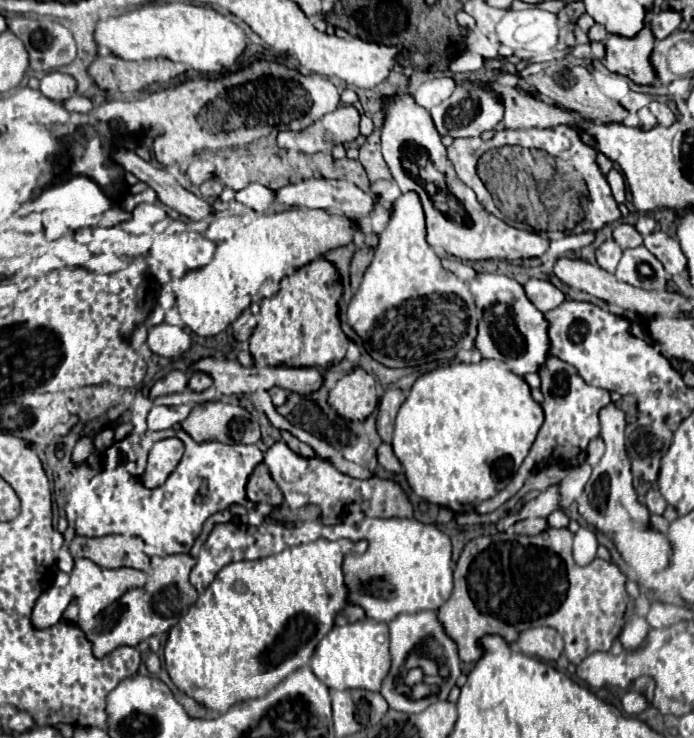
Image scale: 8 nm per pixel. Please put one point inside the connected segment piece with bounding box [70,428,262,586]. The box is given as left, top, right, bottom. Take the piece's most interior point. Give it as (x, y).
(211, 477)

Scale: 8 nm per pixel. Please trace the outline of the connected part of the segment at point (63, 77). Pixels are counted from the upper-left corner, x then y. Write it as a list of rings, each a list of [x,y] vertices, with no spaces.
[[[50,72],[40,80],[40,92],[54,102],[64,102],[66,98],[74,96],[76,80],[62,72]]]

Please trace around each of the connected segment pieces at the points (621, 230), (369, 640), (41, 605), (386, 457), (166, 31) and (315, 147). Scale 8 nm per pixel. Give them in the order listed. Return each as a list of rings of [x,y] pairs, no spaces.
[[[616,224],[612,230],[612,238],[620,248],[636,248],[642,244],[642,234],[636,232],[636,228],[632,224]]]
[[[358,620],[346,626],[334,626],[316,646],[310,668],[328,688],[368,688],[380,690],[380,684],[390,668],[388,654],[388,626],[372,620]]]
[[[50,588],[40,594],[32,610],[32,626],[34,628],[50,628],[62,620],[66,606],[72,600],[72,592],[68,588]]]
[[[380,444],[380,448],[378,448],[378,462],[380,462],[380,466],[382,466],[384,470],[388,470],[388,472],[392,472],[392,474],[400,474],[400,472],[402,472],[402,466],[400,466],[400,462],[396,460],[390,444]]]
[[[192,2],[144,4],[120,16],[102,18],[96,22],[94,40],[122,60],[168,58],[184,62],[202,74],[228,70],[246,50],[244,32],[232,20],[210,6]]]
[[[340,104],[334,112],[320,118],[310,128],[296,132],[296,146],[304,152],[330,152],[336,144],[346,144],[358,138],[360,114],[354,106]]]

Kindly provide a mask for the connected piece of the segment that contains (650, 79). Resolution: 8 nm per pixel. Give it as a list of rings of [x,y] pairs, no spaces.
[[[646,8],[644,16],[644,28],[632,36],[618,36],[618,34],[608,34],[604,46],[606,54],[602,58],[604,66],[610,72],[628,76],[636,84],[654,84],[656,74],[654,68],[648,60],[652,48],[654,48],[654,36],[650,32],[650,16],[652,10]]]

